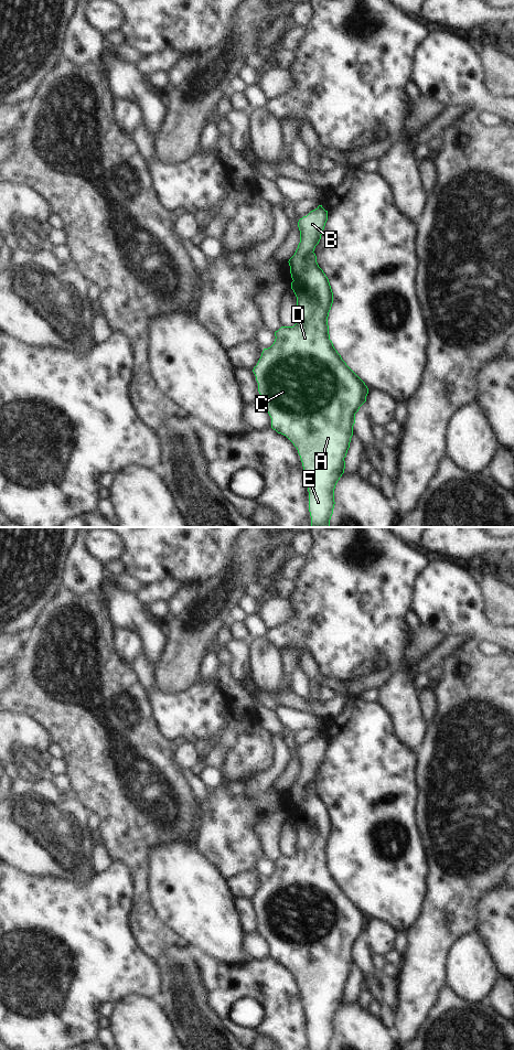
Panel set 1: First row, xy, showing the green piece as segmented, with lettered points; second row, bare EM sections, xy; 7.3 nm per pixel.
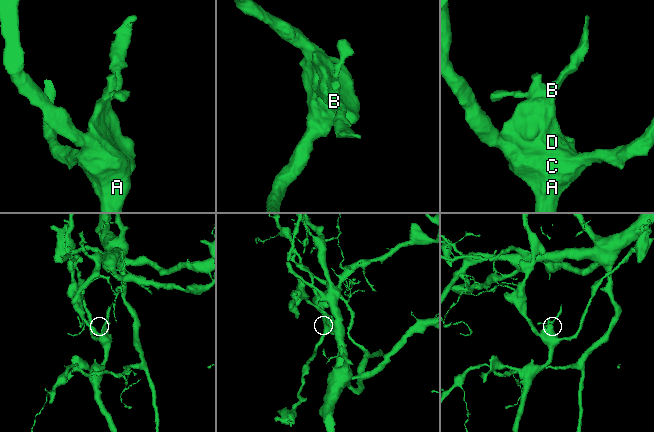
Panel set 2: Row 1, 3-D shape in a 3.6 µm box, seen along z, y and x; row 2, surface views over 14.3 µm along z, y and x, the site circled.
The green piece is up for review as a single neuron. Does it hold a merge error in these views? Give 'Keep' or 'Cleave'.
Cleave

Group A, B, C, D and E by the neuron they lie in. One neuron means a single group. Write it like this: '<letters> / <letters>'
A C D E / B

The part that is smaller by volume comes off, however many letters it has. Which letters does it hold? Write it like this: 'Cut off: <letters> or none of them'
Cut off: B

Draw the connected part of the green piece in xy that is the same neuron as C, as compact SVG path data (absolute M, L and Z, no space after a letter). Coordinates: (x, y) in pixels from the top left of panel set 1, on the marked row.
M314 253L306 256L302 276L291 282L291 289L297 297L296 324L281 326L275 332L274 344L264 349L253 372L260 394L258 403L267 409L271 418L271 428L286 436L300 456L307 478L311 527L330 527L335 504L334 489L344 473L344 458L353 436L355 414L366 401L368 388L342 360L330 340L328 317L333 303L333 292L328 277L317 262Z

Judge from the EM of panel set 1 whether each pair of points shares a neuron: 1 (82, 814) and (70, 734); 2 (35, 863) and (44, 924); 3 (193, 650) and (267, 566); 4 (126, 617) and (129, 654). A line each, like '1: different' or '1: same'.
1: different
2: different
3: same
4: different

